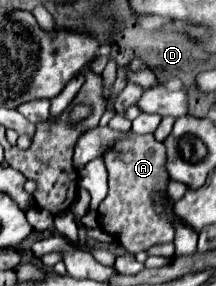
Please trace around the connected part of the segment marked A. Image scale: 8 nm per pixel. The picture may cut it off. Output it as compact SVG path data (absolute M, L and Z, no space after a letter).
M130 134L130 140L120 142L104 152L104 162L108 170L108 194L98 206L98 226L100 230L116 238L126 252L138 254L154 244L172 242L174 226L168 216L158 216L152 208L152 196L156 192L164 194L168 184L166 148L152 134Z

